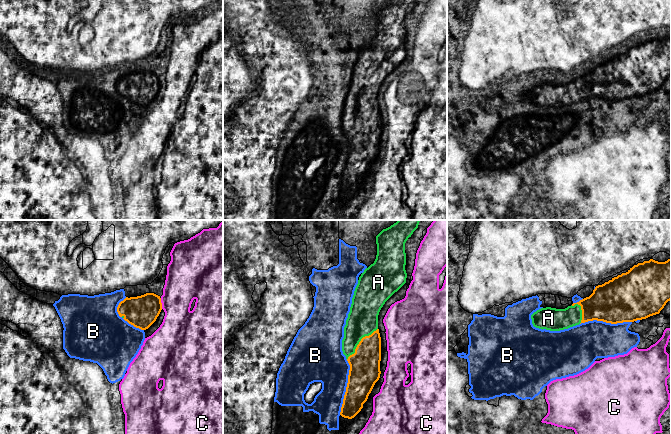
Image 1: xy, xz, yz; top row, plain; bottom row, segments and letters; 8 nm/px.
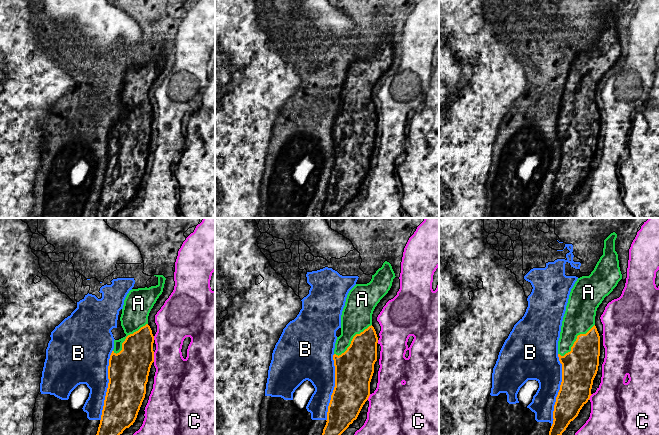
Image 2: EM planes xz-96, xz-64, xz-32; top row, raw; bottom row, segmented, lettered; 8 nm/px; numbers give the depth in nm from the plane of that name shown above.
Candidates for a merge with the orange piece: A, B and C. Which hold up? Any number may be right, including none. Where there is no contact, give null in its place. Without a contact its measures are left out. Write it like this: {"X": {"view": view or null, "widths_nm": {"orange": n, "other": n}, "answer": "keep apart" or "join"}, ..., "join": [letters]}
{"A": {"view": "xz", "widths_nm": {"orange": 240, "other": 240}, "answer": "join"}, "B": {"view": "xz", "widths_nm": {"orange": 240, "other": 320}, "answer": "keep apart"}, "C": {"view": "xy", "widths_nm": {"orange": 260, "other": 300}, "answer": "keep apart"}, "join": ["A"]}

